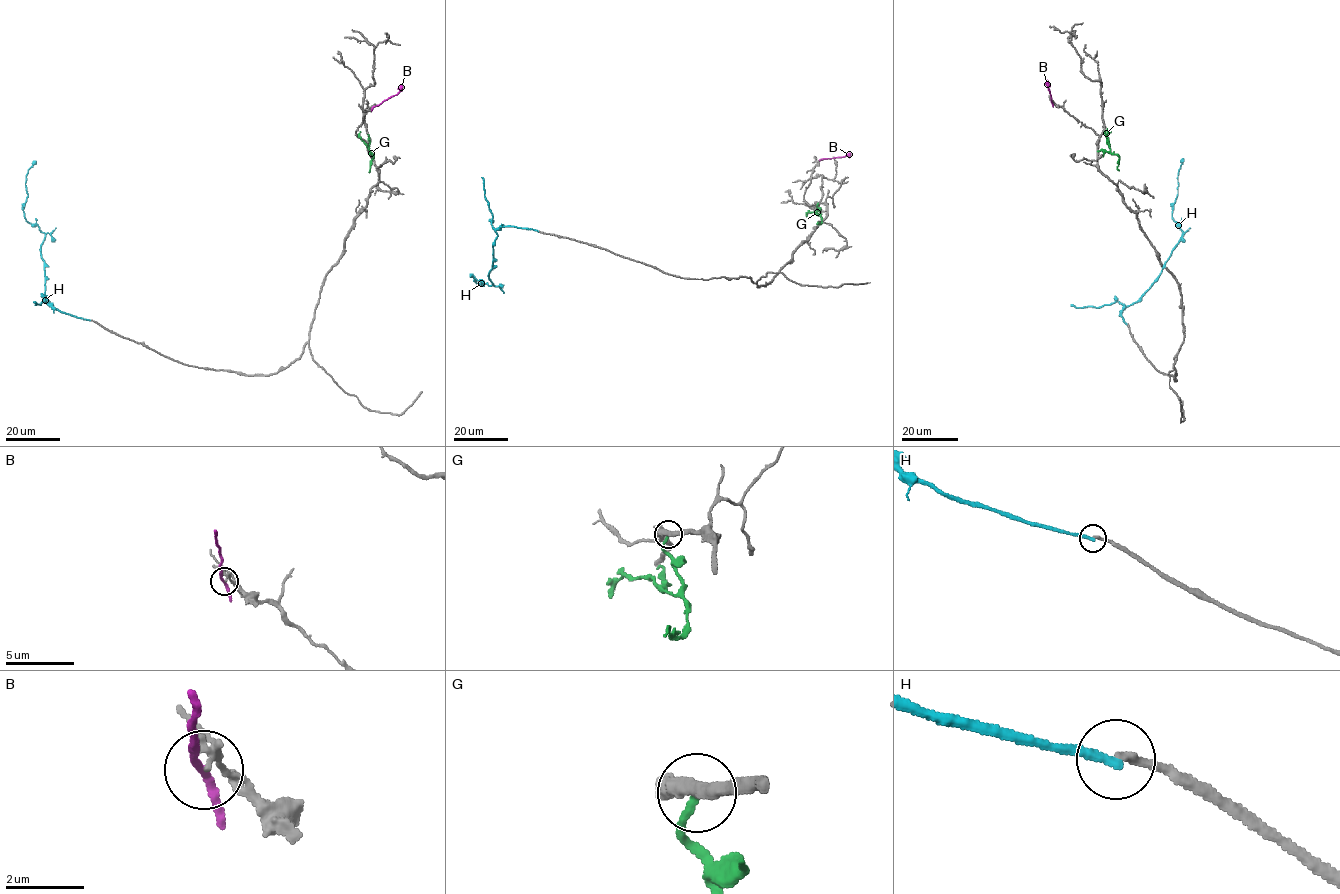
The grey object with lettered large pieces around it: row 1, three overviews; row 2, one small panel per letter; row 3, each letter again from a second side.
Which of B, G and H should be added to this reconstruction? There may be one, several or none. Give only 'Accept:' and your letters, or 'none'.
Accept: none

